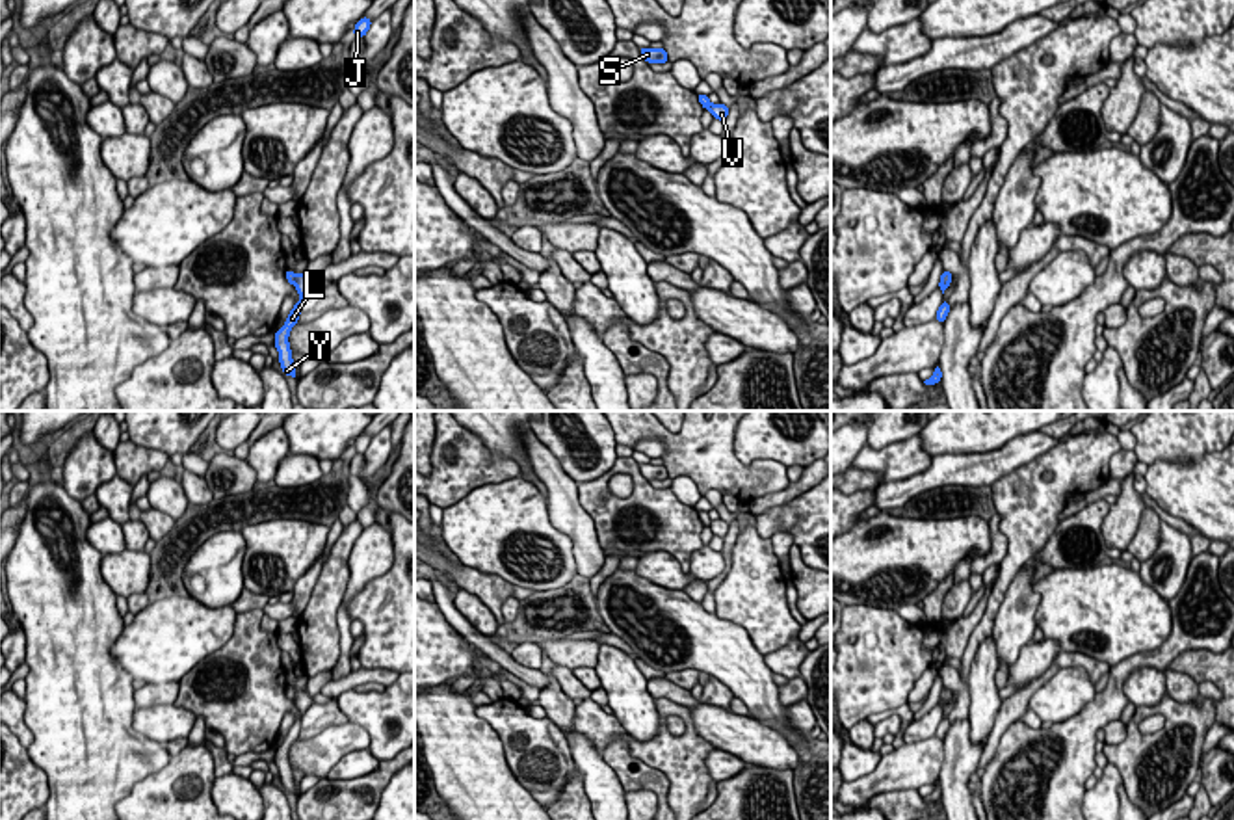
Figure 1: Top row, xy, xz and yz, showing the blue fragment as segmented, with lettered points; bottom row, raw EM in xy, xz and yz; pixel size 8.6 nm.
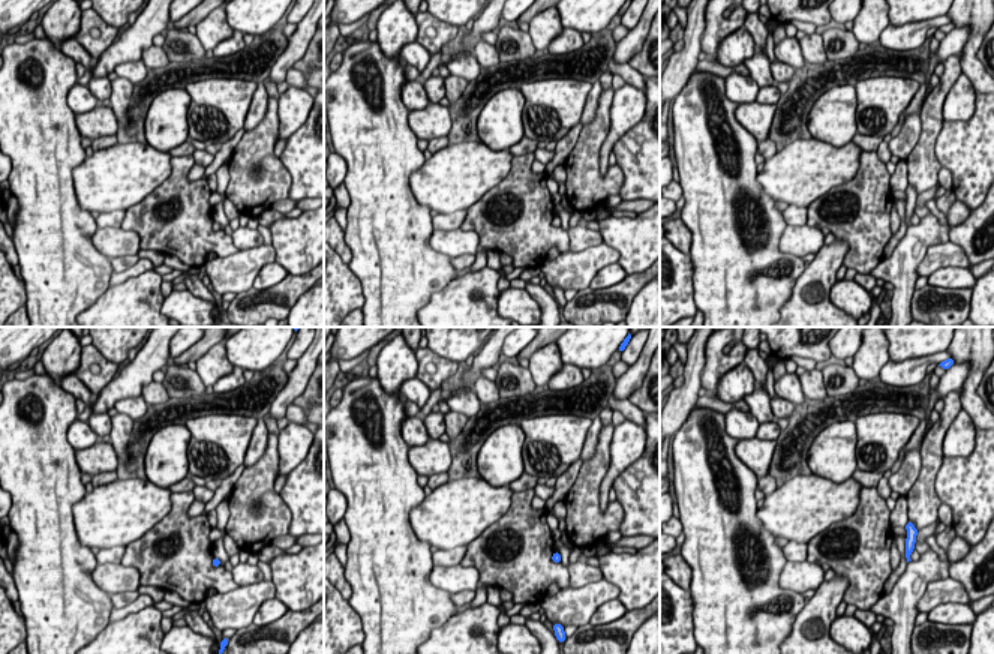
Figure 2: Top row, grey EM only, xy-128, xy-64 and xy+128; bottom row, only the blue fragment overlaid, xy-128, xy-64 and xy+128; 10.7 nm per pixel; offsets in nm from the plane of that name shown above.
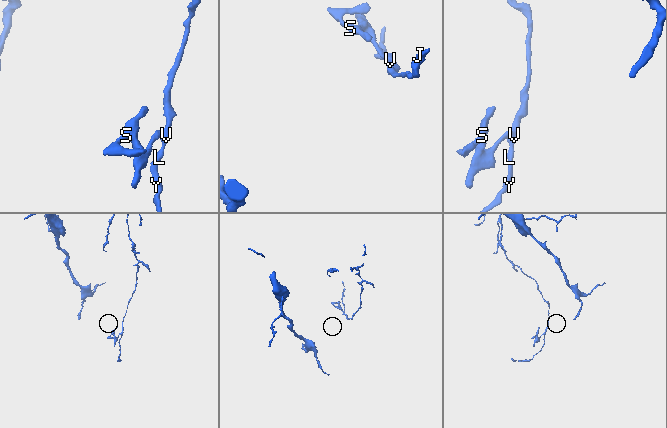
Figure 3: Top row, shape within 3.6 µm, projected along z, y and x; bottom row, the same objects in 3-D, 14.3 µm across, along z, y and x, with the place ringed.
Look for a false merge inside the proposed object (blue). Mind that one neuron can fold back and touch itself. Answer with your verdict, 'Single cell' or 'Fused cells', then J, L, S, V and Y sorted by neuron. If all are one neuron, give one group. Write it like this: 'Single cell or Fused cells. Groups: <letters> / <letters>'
Fused cells. Groups: J L V Y / S

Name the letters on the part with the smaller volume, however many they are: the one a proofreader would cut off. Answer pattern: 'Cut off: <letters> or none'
Cut off: S

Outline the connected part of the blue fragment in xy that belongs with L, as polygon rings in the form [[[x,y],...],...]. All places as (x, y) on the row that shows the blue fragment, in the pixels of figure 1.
[[[303,271],[295,275],[294,286],[299,294],[299,301],[290,311],[284,325],[279,331],[275,331],[275,348],[279,351],[279,363],[281,363],[282,374],[297,379],[288,337],[290,337],[290,329],[299,322],[301,299],[314,286],[314,283],[308,279],[307,271]]]

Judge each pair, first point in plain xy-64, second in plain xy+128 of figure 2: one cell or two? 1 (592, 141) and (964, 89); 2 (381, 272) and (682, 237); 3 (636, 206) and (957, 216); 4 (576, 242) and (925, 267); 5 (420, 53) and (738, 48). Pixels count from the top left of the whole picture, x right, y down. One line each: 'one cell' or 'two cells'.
1: two cells
2: two cells
3: one cell
4: two cells
5: two cells

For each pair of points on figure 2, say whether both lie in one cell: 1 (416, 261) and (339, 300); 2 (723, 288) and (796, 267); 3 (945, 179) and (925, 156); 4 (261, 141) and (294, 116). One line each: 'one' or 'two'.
1: two
2: one
3: two
4: two

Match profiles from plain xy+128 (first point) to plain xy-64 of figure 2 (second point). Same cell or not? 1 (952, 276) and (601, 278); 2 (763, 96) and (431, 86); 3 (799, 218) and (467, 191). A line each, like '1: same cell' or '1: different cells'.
1: same cell
2: same cell
3: different cells

